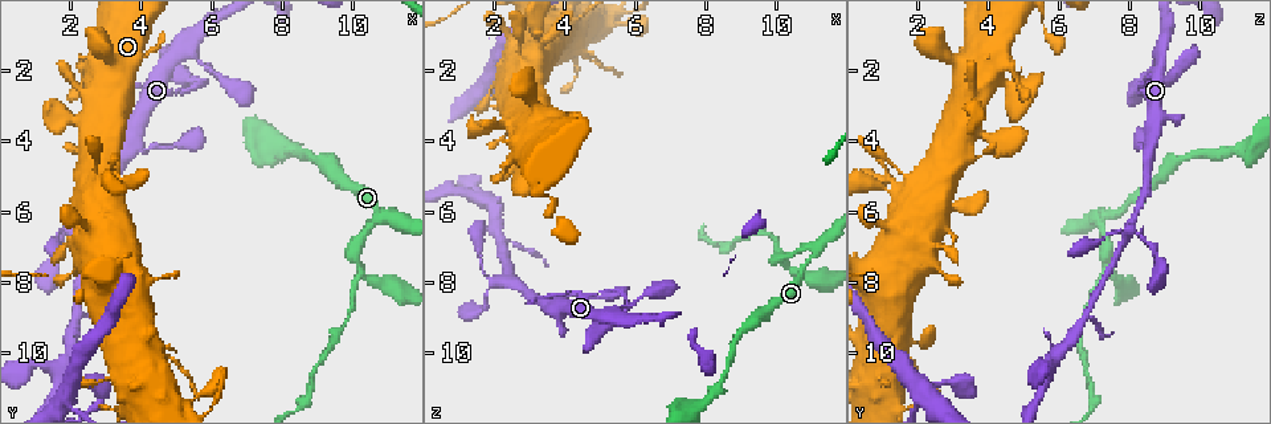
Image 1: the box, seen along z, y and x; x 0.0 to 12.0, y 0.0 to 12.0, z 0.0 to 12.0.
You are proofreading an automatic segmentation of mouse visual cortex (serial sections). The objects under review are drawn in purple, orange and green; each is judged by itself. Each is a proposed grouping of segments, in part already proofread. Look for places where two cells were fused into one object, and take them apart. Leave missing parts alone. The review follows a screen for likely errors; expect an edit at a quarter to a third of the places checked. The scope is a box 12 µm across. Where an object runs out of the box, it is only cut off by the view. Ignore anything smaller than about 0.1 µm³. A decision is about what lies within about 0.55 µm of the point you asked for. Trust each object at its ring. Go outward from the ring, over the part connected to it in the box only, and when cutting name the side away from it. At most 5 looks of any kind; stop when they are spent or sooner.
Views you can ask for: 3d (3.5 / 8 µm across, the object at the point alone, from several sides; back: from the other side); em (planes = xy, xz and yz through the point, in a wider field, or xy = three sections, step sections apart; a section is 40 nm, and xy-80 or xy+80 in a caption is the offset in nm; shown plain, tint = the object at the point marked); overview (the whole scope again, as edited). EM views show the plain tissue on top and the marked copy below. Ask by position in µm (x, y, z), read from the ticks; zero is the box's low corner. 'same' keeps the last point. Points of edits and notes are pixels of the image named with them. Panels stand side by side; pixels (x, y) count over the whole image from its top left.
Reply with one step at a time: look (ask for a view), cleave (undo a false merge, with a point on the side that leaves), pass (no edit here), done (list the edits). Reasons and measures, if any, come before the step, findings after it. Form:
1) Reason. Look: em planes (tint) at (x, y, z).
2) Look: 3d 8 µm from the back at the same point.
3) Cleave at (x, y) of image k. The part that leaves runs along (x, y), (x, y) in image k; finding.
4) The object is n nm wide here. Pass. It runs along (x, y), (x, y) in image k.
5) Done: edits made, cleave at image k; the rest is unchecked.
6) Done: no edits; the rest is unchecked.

A narrow waist. Look: 3d 3.5 µm at (5.4, 2.6, 8.3).

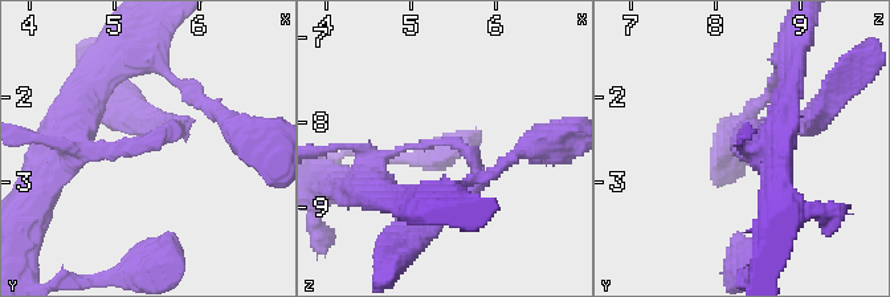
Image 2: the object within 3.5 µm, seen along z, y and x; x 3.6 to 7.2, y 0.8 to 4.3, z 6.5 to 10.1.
The arms are 150, 250 nm wide; need the tissue. Look: em xy step 2 (tint) at (5.40, 2.55, 8.30).

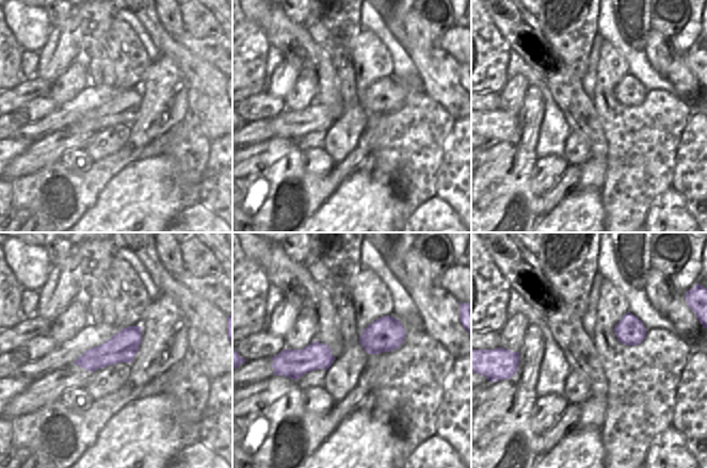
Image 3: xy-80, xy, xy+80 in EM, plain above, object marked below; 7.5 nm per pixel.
The object is 240 nm wide here. Pass. It runs along (66, 150), (119, 154), (172, 121) in image 2; all the same cell.

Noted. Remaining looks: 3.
A fork. Look: 3d 3.5 µm at (10.2, 7.6, 7.4).

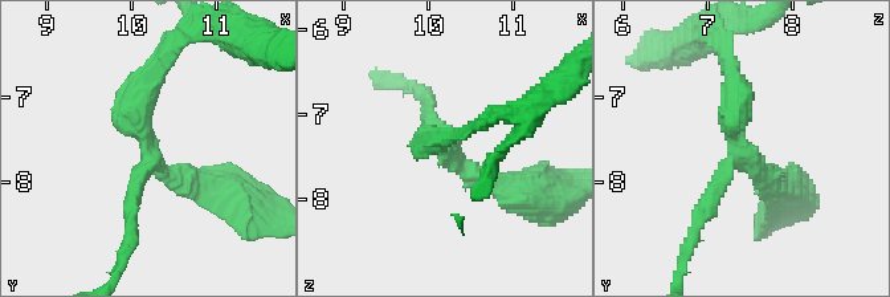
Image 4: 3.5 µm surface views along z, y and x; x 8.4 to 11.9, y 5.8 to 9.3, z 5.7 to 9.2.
3 arms meet here; the arms are 200, 250, 300 nm wide; shape alone is not enough. Look: em xy step 5 (tint) at (10.25, 7.65, 7.40).

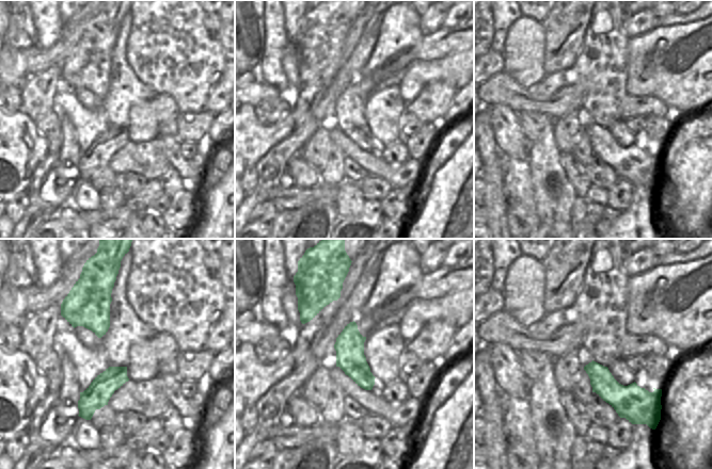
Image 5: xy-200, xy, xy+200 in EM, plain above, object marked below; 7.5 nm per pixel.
Another direction. Look: em xy step 3 (tint) at the same point.

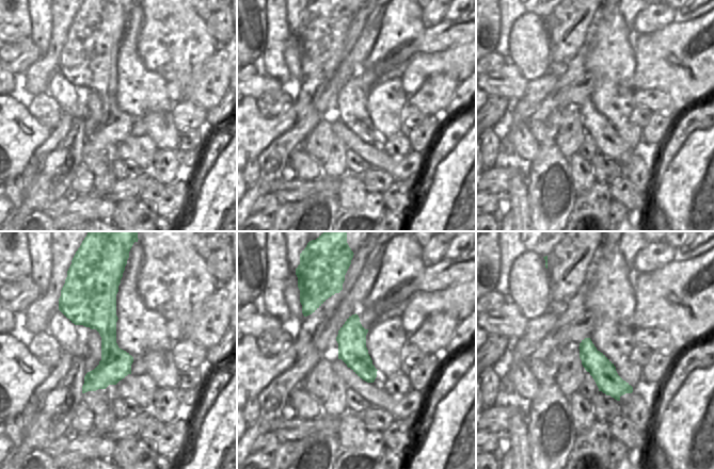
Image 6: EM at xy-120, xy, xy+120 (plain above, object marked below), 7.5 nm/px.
Pass. It runs along (730, 72), (733, 137), (784, 186) in image 4; all the same cell.

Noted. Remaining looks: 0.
Done: no edits; the rest is unchecked.

